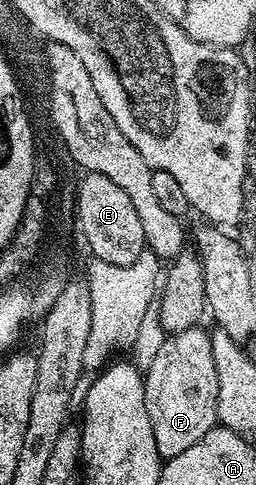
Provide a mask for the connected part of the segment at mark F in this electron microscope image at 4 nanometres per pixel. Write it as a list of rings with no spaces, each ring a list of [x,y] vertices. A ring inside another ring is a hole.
[[[164,350],[164,358],[160,358],[160,370],[156,366],[144,374],[144,399],[146,412],[150,412],[150,428],[154,428],[154,444],[161,459],[167,460],[186,452],[197,440],[202,440],[206,432],[217,425],[216,396],[218,394],[218,378],[214,366],[208,366],[208,358],[196,350],[192,358],[172,358],[172,350]],[[180,366],[200,366],[200,370],[192,370],[192,374],[180,374]]]

